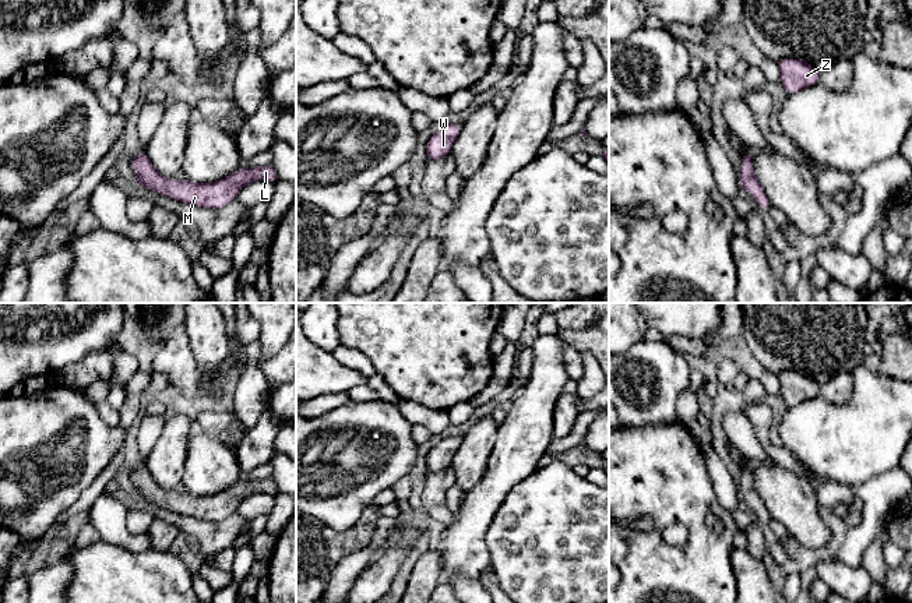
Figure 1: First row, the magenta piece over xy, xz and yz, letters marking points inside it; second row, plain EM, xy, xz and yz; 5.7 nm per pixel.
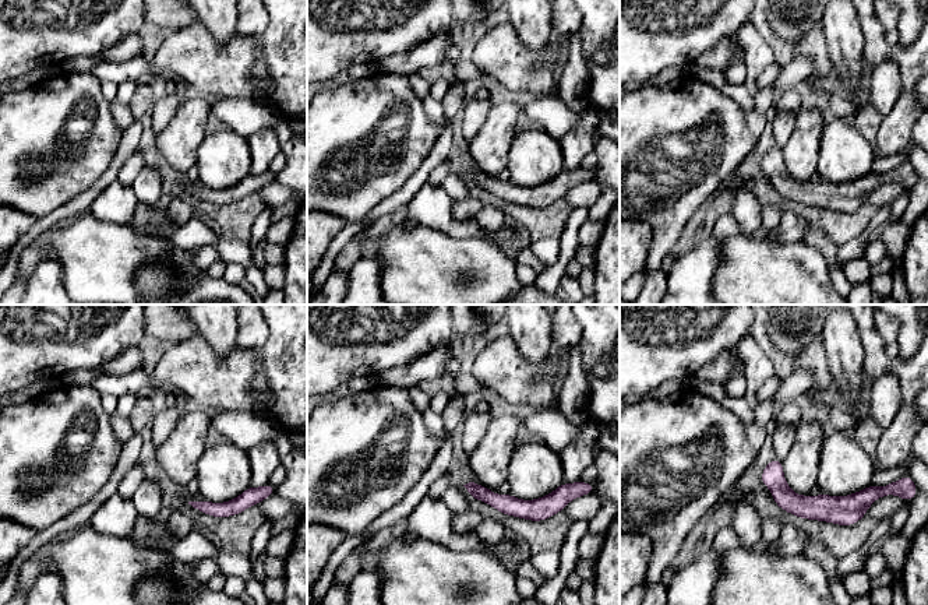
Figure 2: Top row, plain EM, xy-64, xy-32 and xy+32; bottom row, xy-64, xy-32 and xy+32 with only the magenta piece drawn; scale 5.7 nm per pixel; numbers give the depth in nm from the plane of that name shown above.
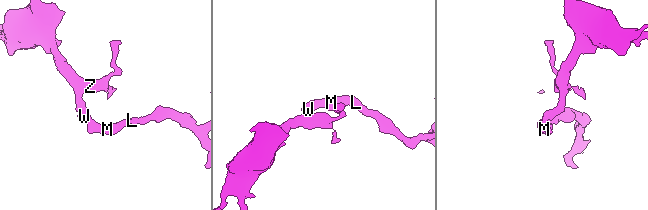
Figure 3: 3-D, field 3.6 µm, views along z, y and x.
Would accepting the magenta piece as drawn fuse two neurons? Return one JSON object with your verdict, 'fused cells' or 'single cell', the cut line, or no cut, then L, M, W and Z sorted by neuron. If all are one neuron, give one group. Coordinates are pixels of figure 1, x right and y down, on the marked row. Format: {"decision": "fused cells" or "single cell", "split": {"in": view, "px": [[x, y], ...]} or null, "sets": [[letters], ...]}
{"decision": "single cell", "split": null, "sets": [["L", "M", "W", "Z"]]}

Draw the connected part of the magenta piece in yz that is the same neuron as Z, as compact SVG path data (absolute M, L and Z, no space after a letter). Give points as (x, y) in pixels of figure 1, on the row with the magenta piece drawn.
M784 57L777 64L779 81L788 94L799 92L820 82L820 71L802 60Z

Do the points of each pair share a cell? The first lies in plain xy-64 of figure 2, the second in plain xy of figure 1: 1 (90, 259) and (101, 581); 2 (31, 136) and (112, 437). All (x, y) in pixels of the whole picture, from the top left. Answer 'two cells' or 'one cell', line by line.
1: one cell
2: one cell

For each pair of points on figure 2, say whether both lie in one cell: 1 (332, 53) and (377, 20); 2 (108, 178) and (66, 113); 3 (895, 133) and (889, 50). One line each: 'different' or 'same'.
1: same
2: different
3: same

